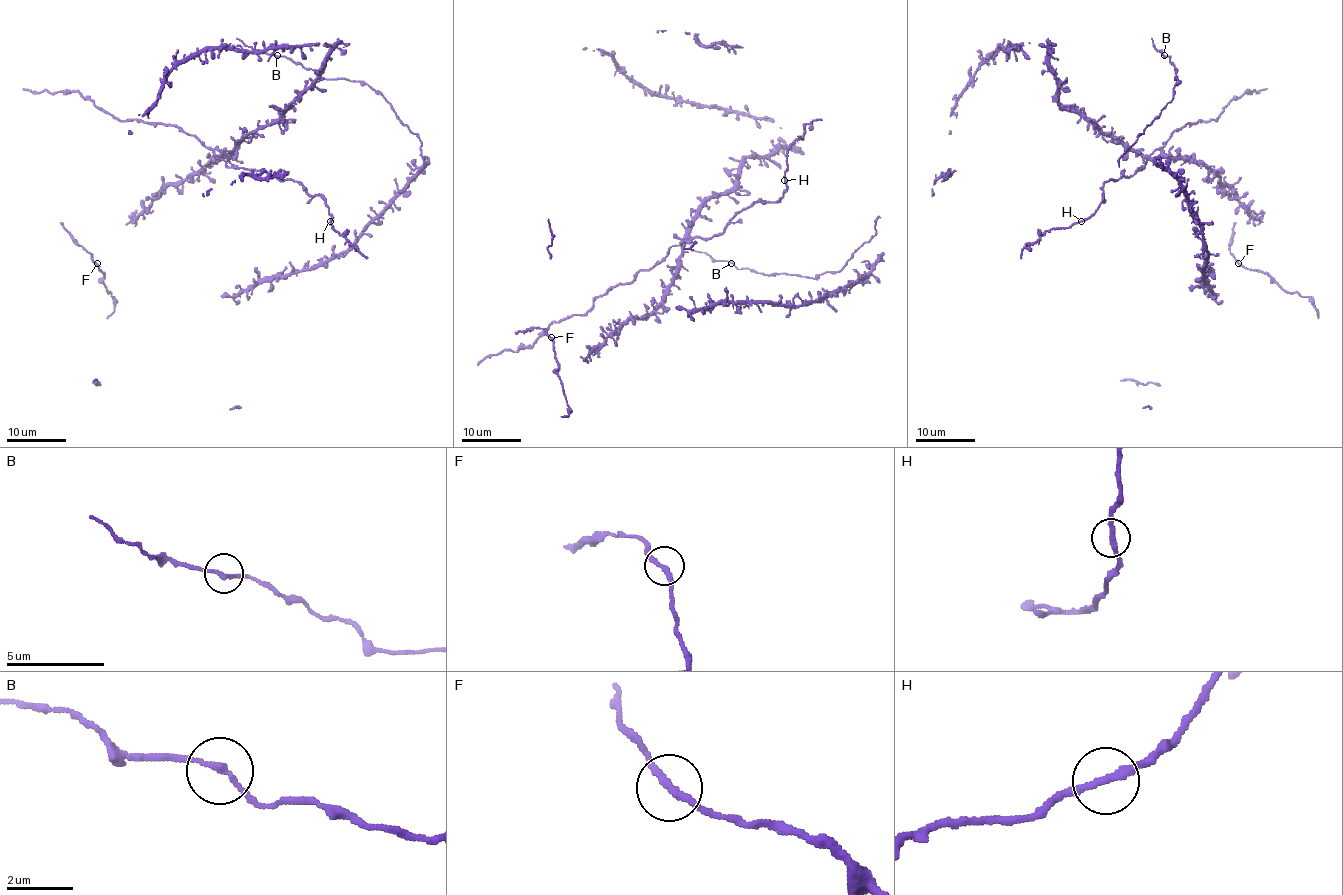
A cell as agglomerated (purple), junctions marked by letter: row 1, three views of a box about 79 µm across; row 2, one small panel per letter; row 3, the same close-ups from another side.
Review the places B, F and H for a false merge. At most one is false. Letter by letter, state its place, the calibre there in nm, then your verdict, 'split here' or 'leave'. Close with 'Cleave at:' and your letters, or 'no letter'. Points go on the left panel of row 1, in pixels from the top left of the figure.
B: at (277, 55); 180 nm thick; leave
F: at (97, 263); 220 nm thick; leave
H: at (330, 221); 220 nm thick; leave
Cleave at: no letter

